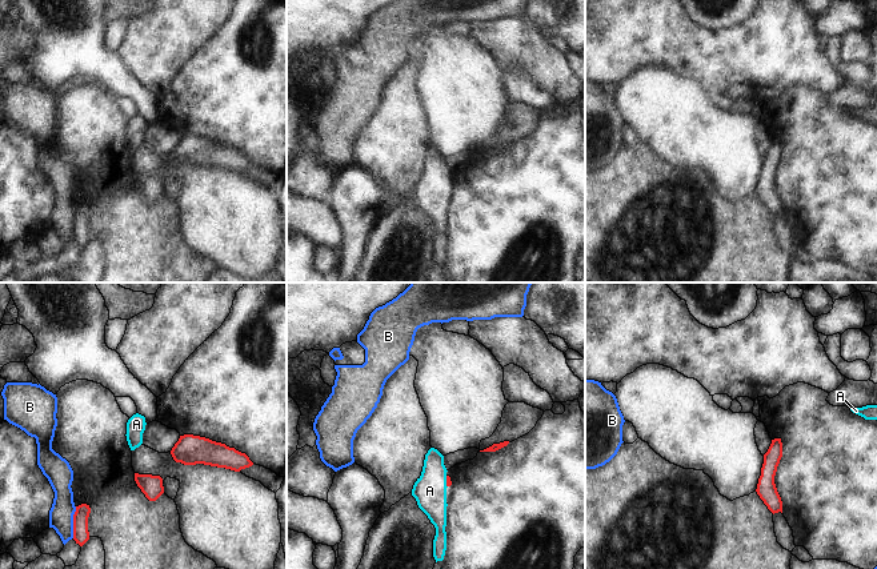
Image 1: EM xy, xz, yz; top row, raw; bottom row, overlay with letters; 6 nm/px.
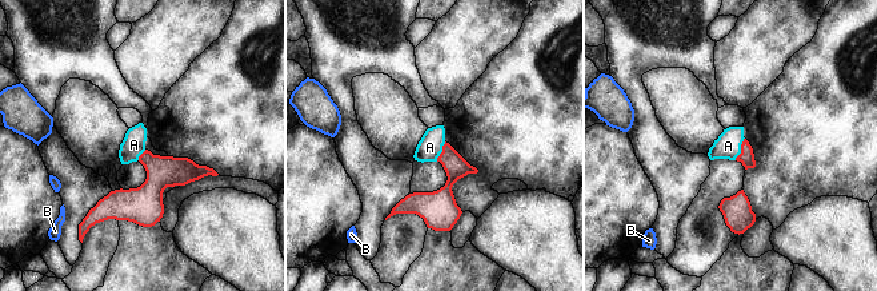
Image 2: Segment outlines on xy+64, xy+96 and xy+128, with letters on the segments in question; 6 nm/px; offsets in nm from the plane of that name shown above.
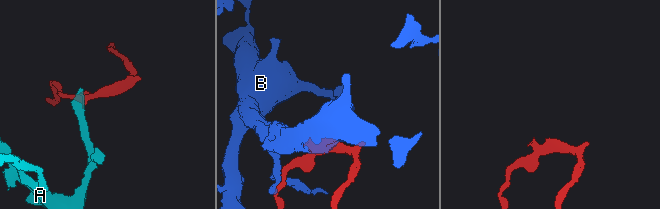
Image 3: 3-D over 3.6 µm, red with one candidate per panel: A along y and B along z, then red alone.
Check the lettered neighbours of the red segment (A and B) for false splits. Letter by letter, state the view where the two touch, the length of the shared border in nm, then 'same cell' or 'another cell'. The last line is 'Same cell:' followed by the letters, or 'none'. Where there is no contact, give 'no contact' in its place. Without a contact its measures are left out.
A: xz | 70 nm | same cell
B: xy | 190 nm | another cell
Same cell: A

